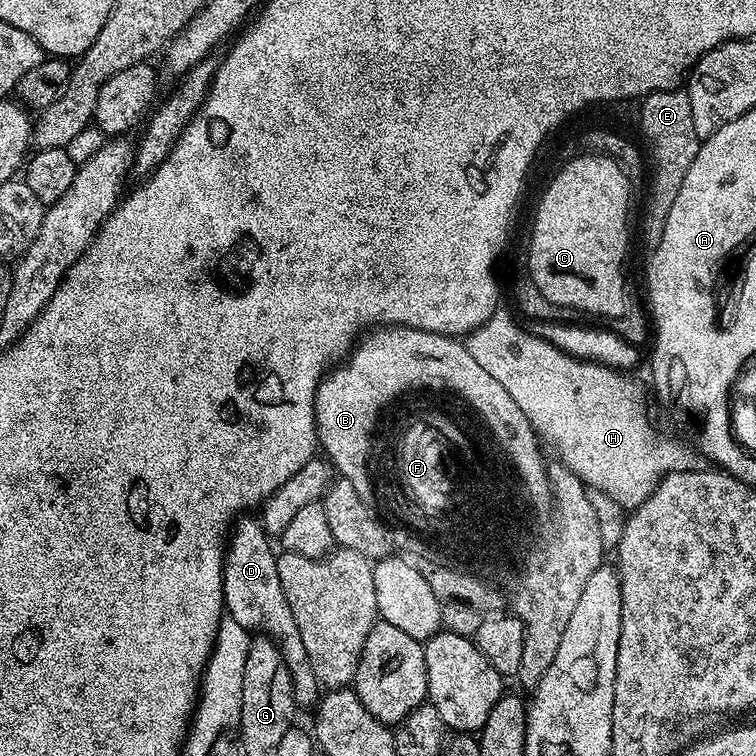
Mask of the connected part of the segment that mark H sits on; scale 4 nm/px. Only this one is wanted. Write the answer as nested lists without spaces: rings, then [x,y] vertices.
[[[504,310],[496,311],[486,323],[478,326],[473,332],[468,333],[466,343],[470,350],[470,355],[474,357],[474,362],[478,362],[478,366],[482,366],[482,370],[487,370],[506,389],[506,394],[510,394],[510,398],[514,398],[514,402],[518,402],[518,406],[522,409],[522,414],[526,414],[526,418],[532,423],[537,433],[545,441],[548,439],[560,451],[561,457],[559,456],[559,459],[562,461],[564,467],[569,468],[578,479],[584,481],[589,489],[595,490],[597,488],[602,495],[609,496],[614,503],[621,504],[622,507],[628,508],[627,510],[635,510],[639,504],[646,502],[646,498],[650,498],[650,494],[660,485],[660,479],[667,472],[691,472],[701,467],[701,457],[691,447],[688,447],[689,449],[682,448],[680,445],[675,444],[670,437],[656,432],[651,418],[648,417],[648,408],[644,405],[643,390],[634,381],[627,380],[627,375],[621,374],[614,368],[604,367],[603,364],[592,363],[591,360],[577,359],[572,355],[568,355],[562,349],[554,347],[550,342],[529,332],[527,327],[520,326],[519,328],[512,321],[513,313],[511,311],[509,312],[504,312]]]

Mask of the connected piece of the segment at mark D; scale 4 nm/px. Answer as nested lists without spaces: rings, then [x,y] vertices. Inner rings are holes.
[[[245,514],[237,519],[226,544],[224,554],[224,607],[227,615],[238,626],[252,634],[267,636],[280,646],[280,653],[292,675],[294,699],[297,705],[315,705],[322,695],[322,685],[306,658],[306,645],[298,634],[298,622],[290,614],[290,602],[282,594],[278,582],[277,553],[272,552],[273,541],[255,515]]]

